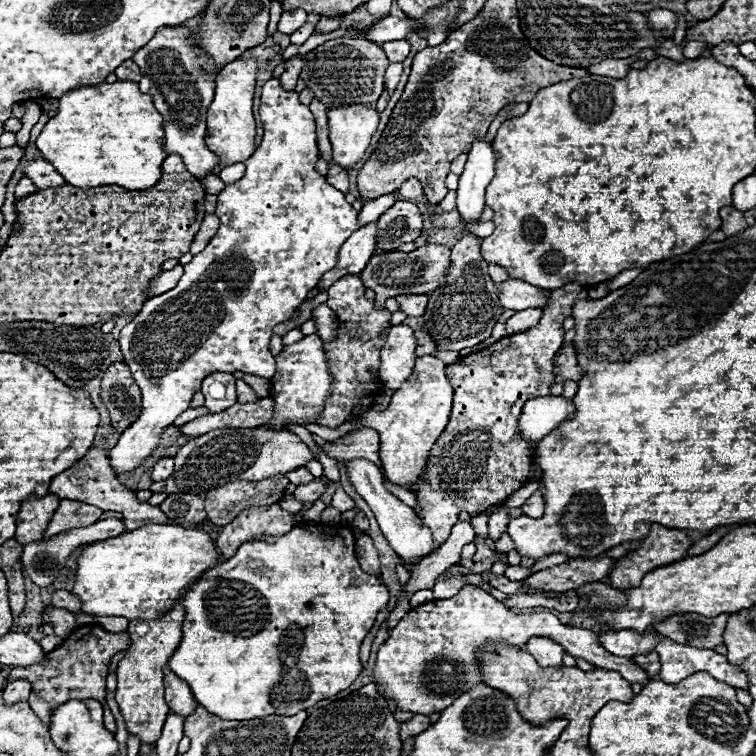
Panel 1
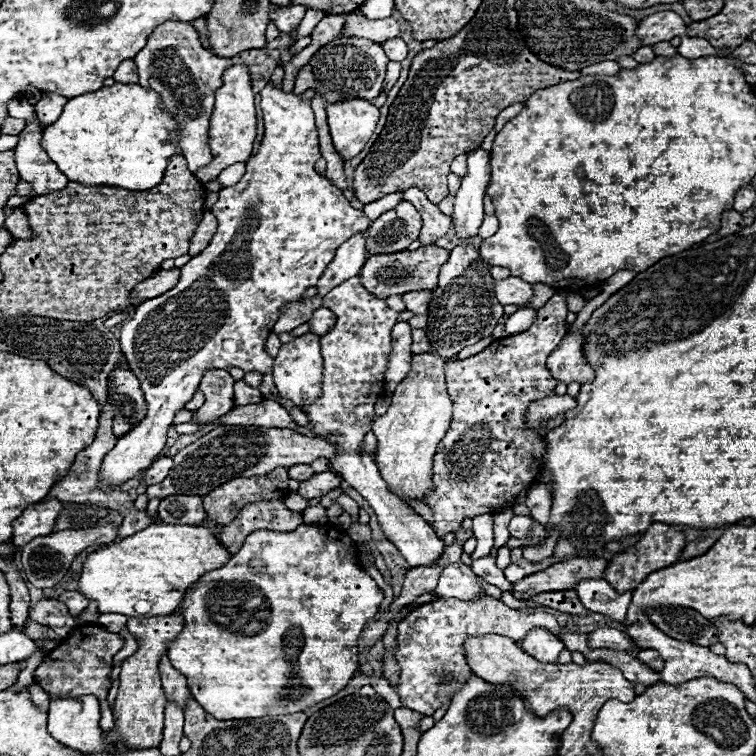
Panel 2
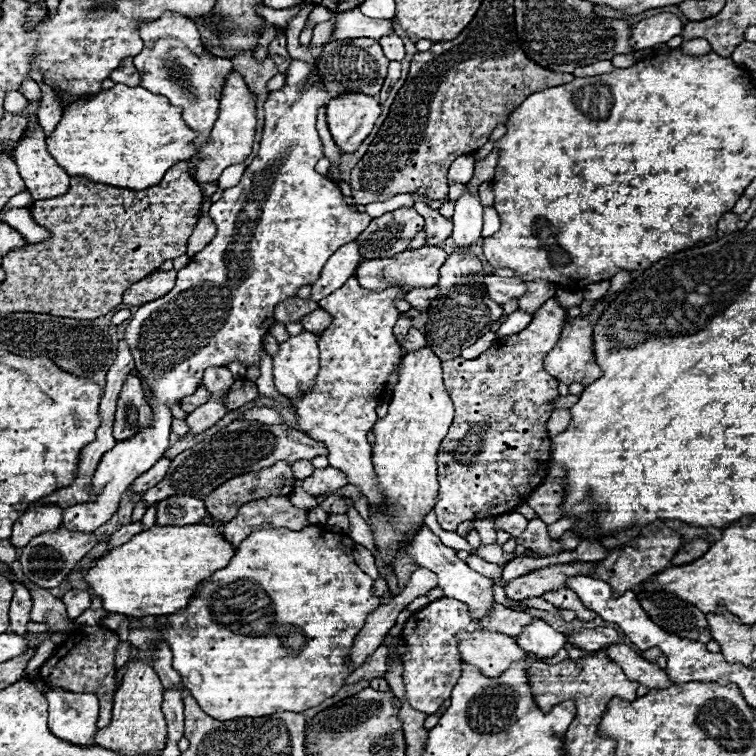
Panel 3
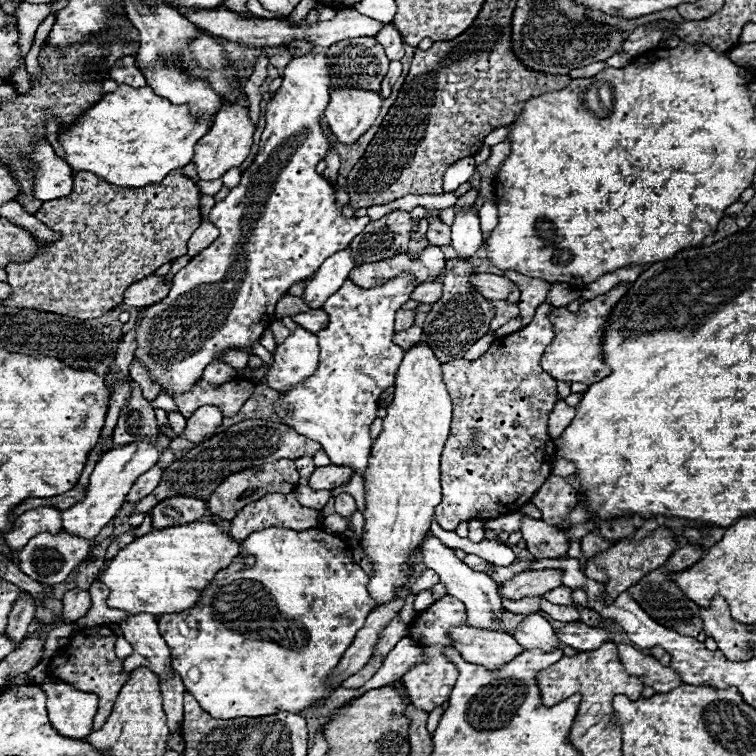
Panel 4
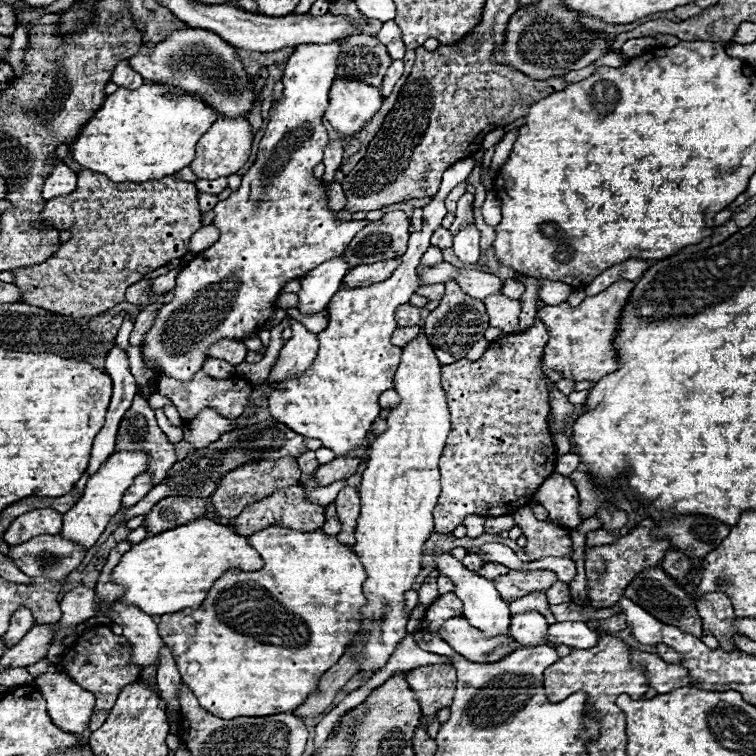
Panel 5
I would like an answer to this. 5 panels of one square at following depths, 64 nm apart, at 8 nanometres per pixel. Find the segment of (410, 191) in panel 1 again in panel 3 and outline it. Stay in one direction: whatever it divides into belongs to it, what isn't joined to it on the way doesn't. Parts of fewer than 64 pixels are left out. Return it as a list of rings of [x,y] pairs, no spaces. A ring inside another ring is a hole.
[[[410,192],[410,196],[414,198],[414,208],[416,212],[424,218],[424,236],[426,236],[426,244],[442,244],[450,234],[452,234],[452,222],[448,218],[444,218],[438,210],[430,208],[424,200],[422,194],[414,194]]]

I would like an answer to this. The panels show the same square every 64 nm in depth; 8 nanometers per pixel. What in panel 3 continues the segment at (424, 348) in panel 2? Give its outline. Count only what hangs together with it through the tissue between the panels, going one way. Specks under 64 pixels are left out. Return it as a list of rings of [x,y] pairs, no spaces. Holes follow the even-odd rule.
[[[410,328],[402,346],[404,346],[406,352],[414,352],[418,348],[426,348],[426,338],[424,338],[424,334],[418,328]]]

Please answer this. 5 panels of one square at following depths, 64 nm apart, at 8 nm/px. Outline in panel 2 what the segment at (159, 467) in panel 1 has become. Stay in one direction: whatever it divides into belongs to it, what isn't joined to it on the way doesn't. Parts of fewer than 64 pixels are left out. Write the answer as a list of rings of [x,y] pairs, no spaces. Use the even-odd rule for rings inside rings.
[[[158,458],[158,460],[148,468],[148,472],[144,474],[144,482],[146,482],[148,486],[162,482],[162,480],[168,476],[170,468],[172,468],[172,458]]]

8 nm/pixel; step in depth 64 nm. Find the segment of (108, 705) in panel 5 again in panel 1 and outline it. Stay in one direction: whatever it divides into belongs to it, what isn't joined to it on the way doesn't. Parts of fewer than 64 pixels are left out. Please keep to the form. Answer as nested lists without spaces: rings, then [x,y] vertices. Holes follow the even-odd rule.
[[[84,624],[74,628],[68,638],[52,652],[46,654],[44,664],[38,664],[34,668],[12,668],[12,672],[8,674],[8,682],[12,680],[28,680],[32,684],[32,692],[36,696],[40,696],[48,706],[50,706],[50,714],[56,706],[68,702],[68,700],[86,700],[86,698],[96,698],[100,700],[102,708],[104,708],[104,726],[110,732],[116,732],[116,722],[114,716],[106,704],[106,676],[108,676],[108,664],[110,660],[126,650],[130,644],[130,634],[128,632],[120,632],[120,634],[112,634],[102,630],[100,626],[92,626],[92,624]]]

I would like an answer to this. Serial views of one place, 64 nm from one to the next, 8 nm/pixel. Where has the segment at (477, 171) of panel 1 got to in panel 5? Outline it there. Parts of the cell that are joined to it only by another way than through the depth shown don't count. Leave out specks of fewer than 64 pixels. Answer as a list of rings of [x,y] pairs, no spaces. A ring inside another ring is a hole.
[[[466,224],[464,228],[460,228],[454,234],[452,250],[466,264],[474,264],[478,260],[478,256],[480,256],[480,232],[478,232],[476,224]]]

